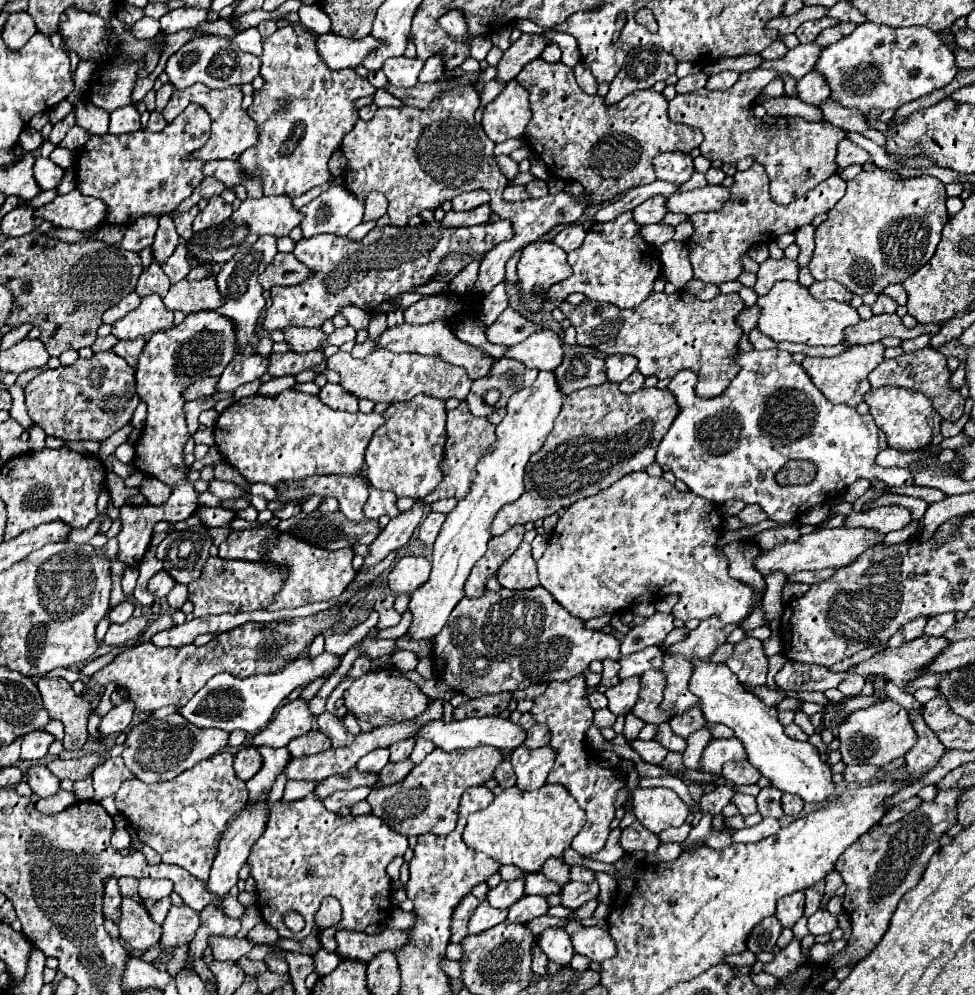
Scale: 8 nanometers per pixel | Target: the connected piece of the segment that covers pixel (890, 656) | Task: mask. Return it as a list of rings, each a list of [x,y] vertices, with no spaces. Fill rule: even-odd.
[[[920,636],[910,642],[904,642],[898,648],[884,648],[876,652],[870,660],[850,666],[850,674],[870,676],[870,674],[886,674],[898,688],[904,688],[910,680],[922,674],[922,668],[930,664],[944,648],[948,646],[946,638]]]

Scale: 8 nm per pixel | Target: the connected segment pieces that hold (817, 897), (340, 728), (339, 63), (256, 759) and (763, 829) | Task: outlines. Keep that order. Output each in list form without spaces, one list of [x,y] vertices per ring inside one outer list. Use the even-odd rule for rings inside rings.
[[[808,888],[806,890],[806,906],[804,906],[804,916],[812,916],[818,908],[820,908],[820,900],[822,900],[822,894],[818,894],[814,888]]]
[[[328,712],[320,714],[320,716],[316,718],[316,724],[318,724],[318,730],[332,740],[332,748],[348,746],[348,744],[352,744],[352,740],[354,740],[354,736],[346,730],[344,722],[340,722],[338,718],[334,718],[334,716],[328,714]]]
[[[332,32],[320,34],[316,38],[316,50],[324,58],[324,62],[334,68],[356,68],[364,60],[364,56],[374,50],[378,42],[372,36],[366,36],[362,40],[352,40],[352,38],[340,38]]]
[[[242,748],[234,754],[234,772],[240,780],[248,782],[262,766],[262,756],[256,748]]]
[[[762,818],[760,824],[752,826],[752,828],[742,828],[742,830],[736,830],[732,832],[732,842],[760,842],[772,834],[776,834],[780,830],[780,824],[778,820],[774,818]]]

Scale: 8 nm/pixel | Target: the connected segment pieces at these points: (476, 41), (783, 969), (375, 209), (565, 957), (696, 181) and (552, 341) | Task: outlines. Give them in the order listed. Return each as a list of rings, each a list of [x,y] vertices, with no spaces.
[[[476,36],[472,38],[470,42],[470,52],[472,52],[472,58],[476,58],[478,62],[482,62],[488,54],[488,50],[492,48],[492,40],[488,36]]]
[[[794,938],[786,948],[782,948],[774,956],[772,962],[768,962],[764,966],[764,970],[770,972],[770,974],[774,974],[776,978],[784,978],[784,976],[788,976],[792,970],[796,970],[802,964],[804,964],[804,954],[800,950],[800,940]]]
[[[370,192],[364,196],[364,220],[378,220],[386,214],[388,200],[380,192]]]
[[[560,928],[544,930],[540,936],[540,948],[548,956],[550,962],[556,962],[560,966],[568,966],[572,956],[574,956],[570,936]]]
[[[694,172],[690,180],[680,185],[680,191],[693,190],[695,188],[701,188],[707,185],[705,175],[700,172]]]
[[[538,330],[524,342],[510,346],[504,356],[536,370],[556,370],[564,354],[558,334],[554,334],[552,330]]]

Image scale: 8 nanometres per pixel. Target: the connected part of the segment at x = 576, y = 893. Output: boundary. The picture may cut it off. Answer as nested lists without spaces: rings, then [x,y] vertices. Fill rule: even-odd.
[[[594,880],[592,884],[582,884],[582,882],[568,882],[560,894],[562,898],[562,906],[576,910],[582,904],[586,904],[588,900],[594,900],[598,896],[600,888],[598,888],[598,880]]]

